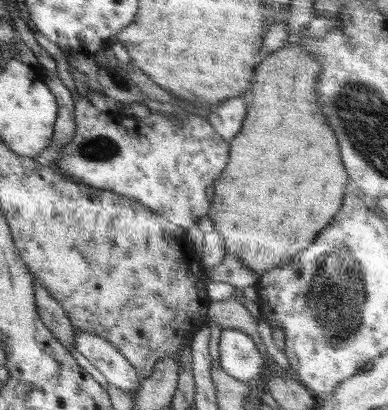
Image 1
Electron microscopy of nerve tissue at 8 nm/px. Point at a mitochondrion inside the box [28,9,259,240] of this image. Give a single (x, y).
(99, 147)

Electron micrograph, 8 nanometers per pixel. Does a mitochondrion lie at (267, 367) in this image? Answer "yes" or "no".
no

